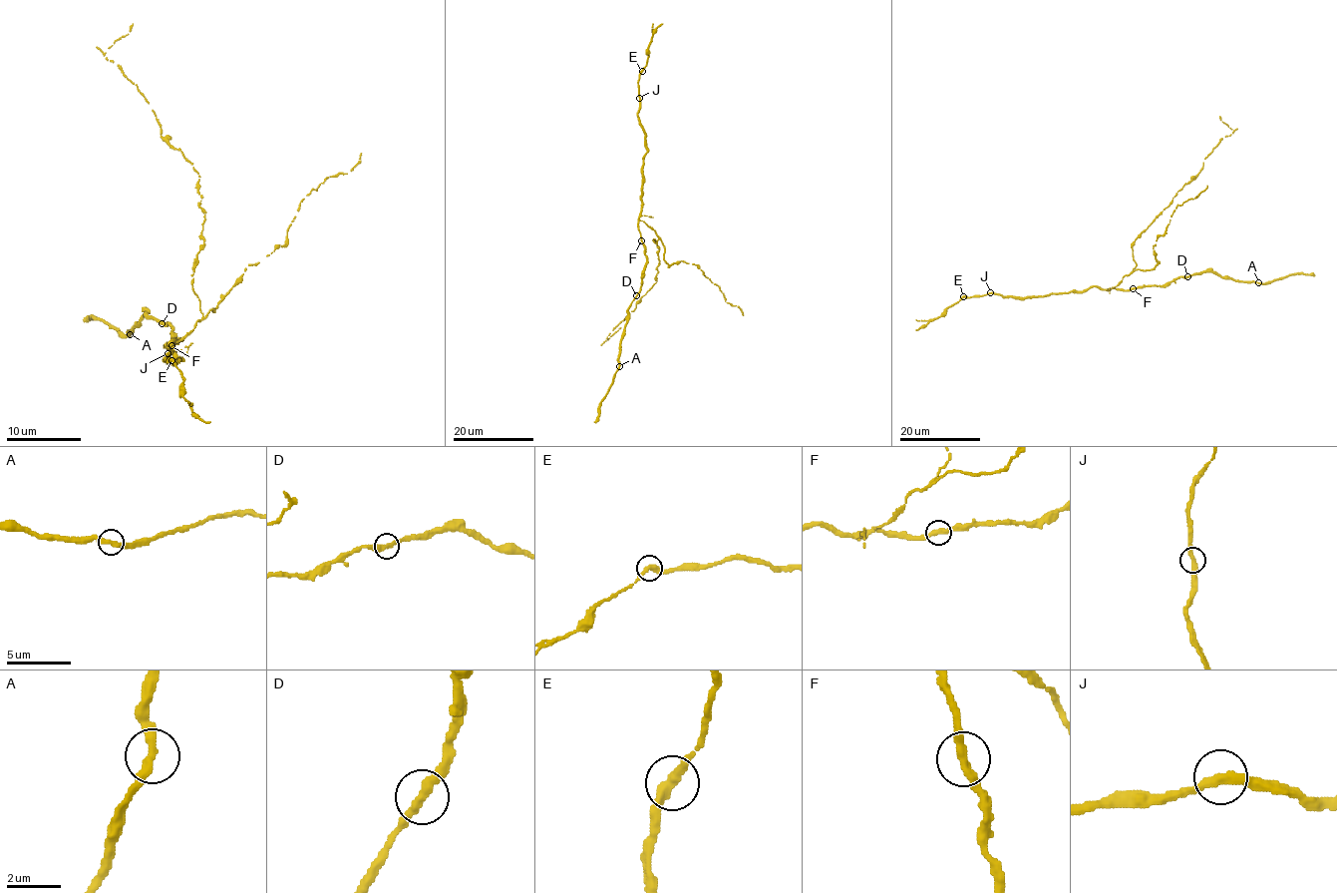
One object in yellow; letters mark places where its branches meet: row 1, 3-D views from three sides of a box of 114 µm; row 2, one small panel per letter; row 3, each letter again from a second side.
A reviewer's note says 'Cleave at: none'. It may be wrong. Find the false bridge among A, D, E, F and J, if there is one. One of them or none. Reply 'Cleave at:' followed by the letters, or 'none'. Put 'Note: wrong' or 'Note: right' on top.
Note: wrong
Cleave at: E

